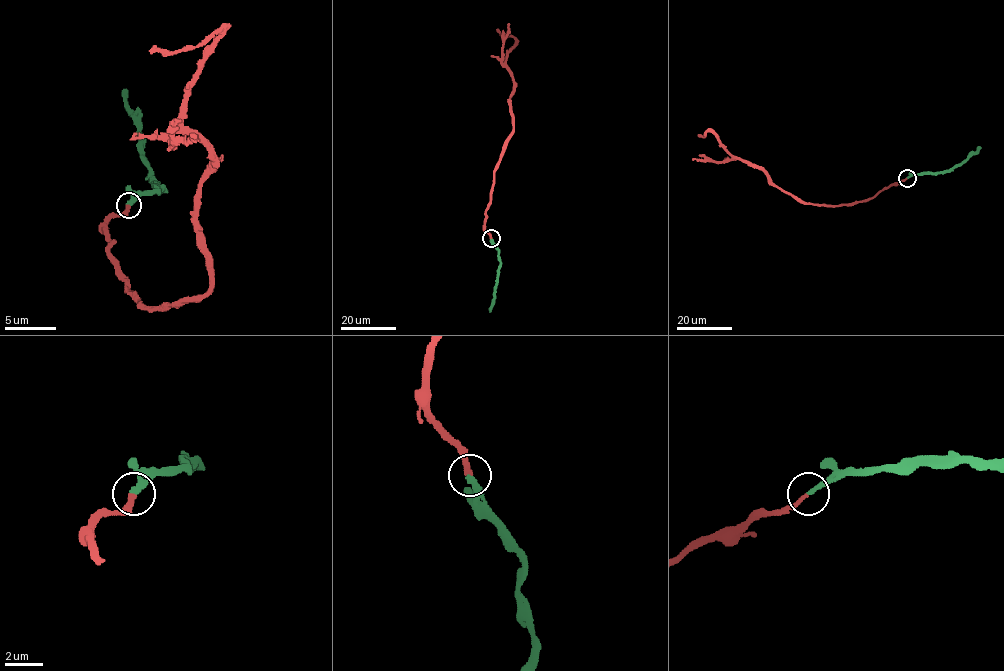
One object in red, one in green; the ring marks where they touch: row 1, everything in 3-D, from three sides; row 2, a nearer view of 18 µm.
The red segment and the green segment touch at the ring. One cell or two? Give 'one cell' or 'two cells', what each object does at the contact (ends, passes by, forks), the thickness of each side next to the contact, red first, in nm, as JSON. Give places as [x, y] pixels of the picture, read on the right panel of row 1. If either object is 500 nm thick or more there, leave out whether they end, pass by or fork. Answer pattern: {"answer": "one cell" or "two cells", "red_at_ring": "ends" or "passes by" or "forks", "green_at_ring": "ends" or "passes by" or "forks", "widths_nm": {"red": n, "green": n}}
{"answer": "one cell", "red_at_ring": "ends", "green_at_ring": "ends", "widths_nm": {"red": 220, "green": 240}}

